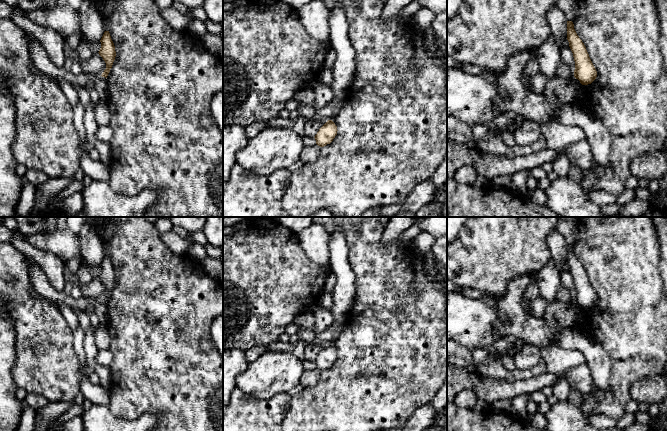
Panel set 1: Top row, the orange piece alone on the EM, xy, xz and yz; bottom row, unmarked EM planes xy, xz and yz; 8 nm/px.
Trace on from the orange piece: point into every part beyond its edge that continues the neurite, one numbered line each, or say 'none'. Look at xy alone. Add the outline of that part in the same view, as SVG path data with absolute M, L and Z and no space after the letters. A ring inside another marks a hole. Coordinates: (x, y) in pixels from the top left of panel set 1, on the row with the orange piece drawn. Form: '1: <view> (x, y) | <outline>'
none

